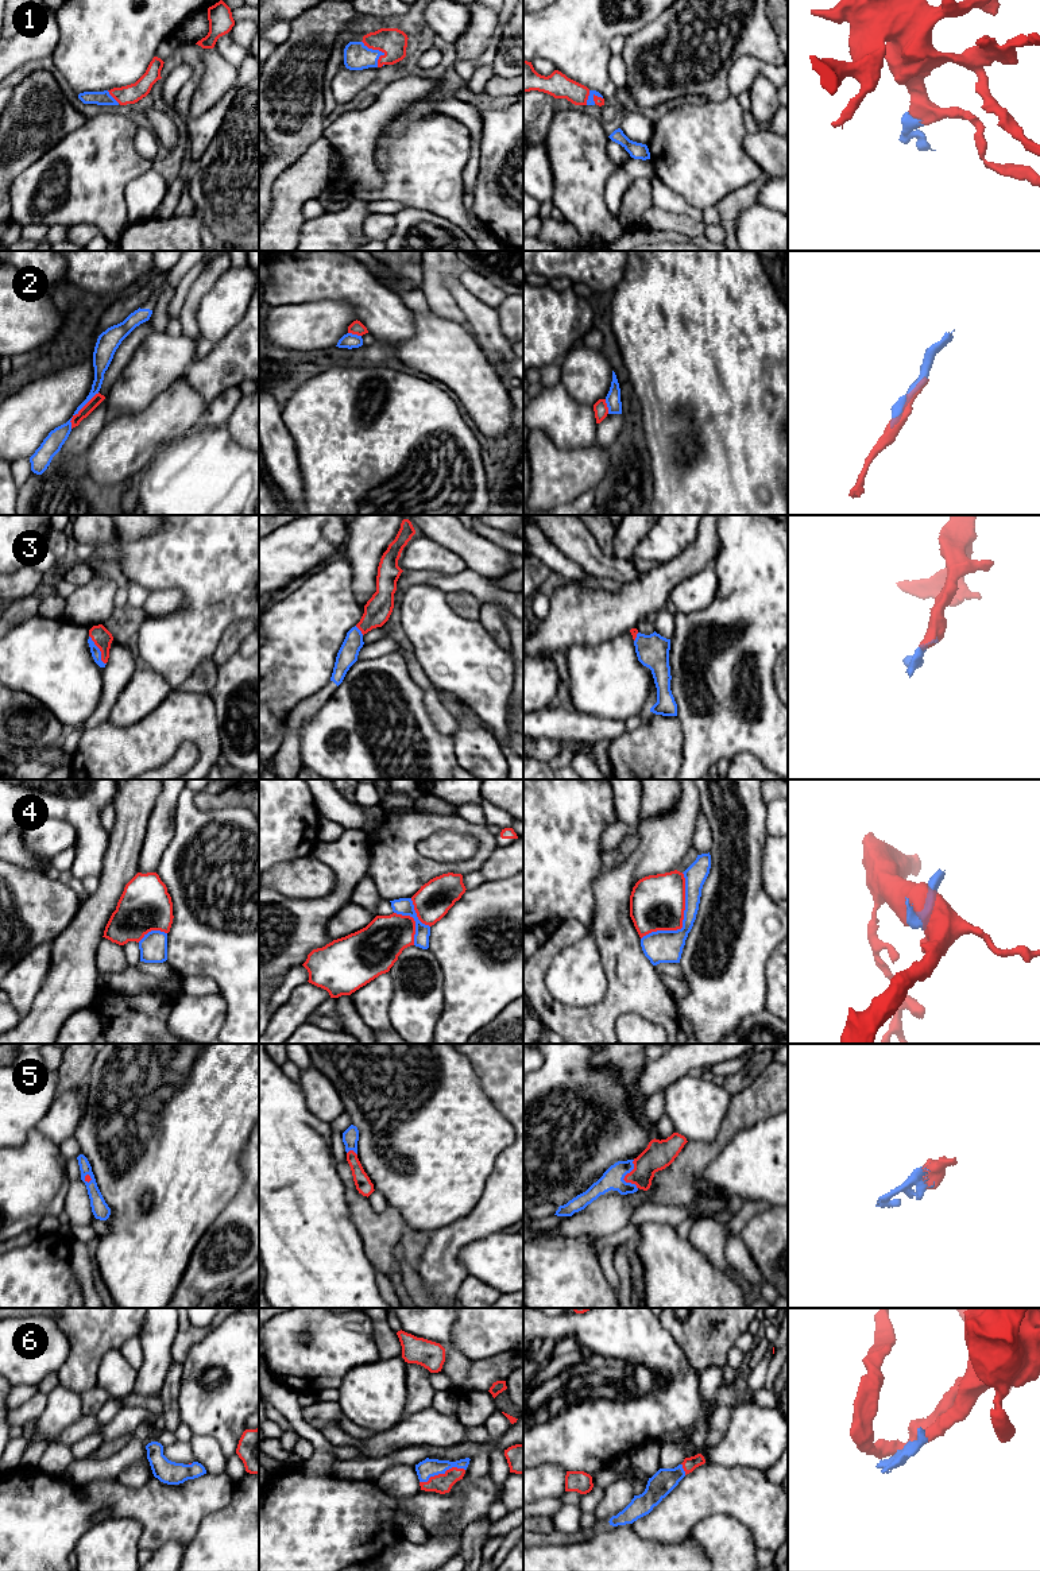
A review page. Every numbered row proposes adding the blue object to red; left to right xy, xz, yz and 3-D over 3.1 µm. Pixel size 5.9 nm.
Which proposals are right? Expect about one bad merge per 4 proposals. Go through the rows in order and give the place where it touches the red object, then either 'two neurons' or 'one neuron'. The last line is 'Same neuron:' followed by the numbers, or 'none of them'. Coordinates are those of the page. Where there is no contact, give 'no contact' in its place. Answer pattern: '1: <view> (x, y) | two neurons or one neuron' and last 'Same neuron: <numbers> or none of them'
1: xz (379, 50) | one neuron
2: xy (80, 410) | two neurons
3: xy (100, 650) | one neuron
4: yz (683, 919) | two neurons
5: yz (625, 1177) | one neuron
6: xz (441, 1474) | one neuron
Same neuron: 1, 3, 5, 6

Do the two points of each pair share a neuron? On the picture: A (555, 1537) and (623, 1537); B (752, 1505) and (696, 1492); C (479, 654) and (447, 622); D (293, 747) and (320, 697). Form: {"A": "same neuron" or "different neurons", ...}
{"A": "different neurons", "B": "same neuron", "C": "same neuron", "D": "same neuron"}

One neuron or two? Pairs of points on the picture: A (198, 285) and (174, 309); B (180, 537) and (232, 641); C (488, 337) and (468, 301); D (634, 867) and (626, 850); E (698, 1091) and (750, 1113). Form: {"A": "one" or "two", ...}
{"A": "two", "B": "two", "C": "one", "D": "two", "E": "two"}

